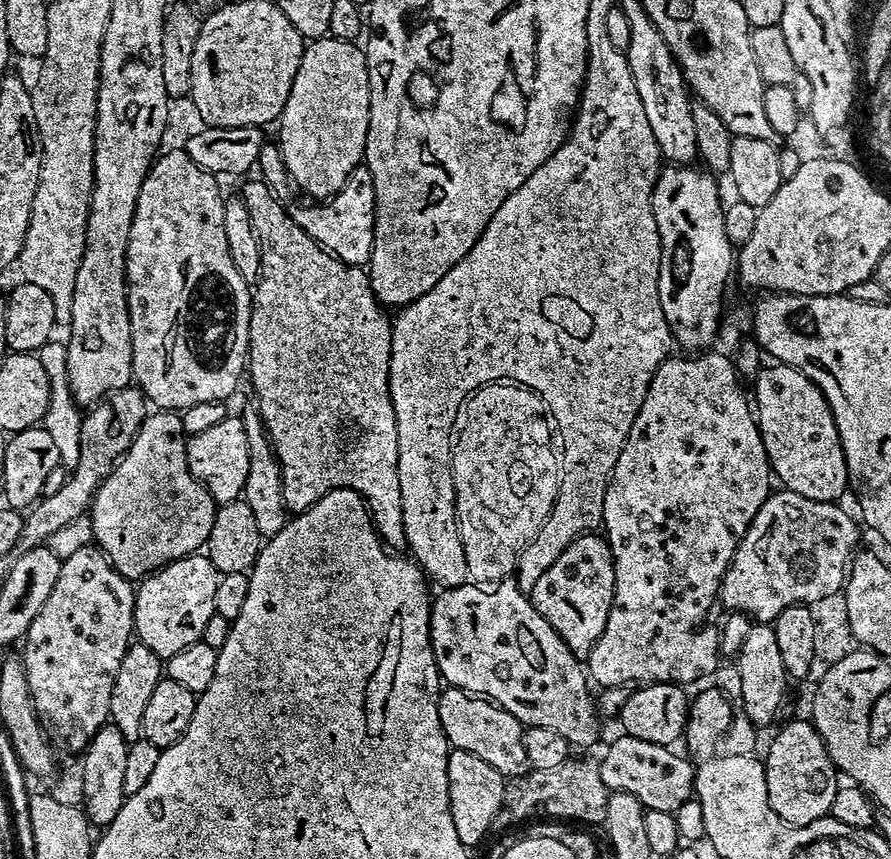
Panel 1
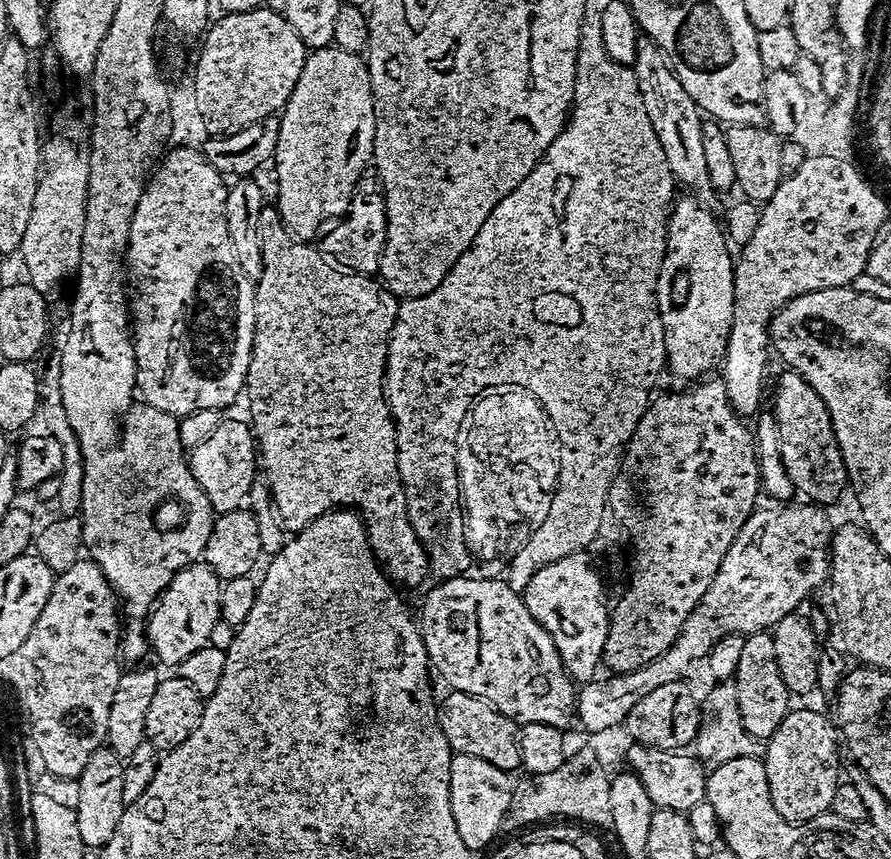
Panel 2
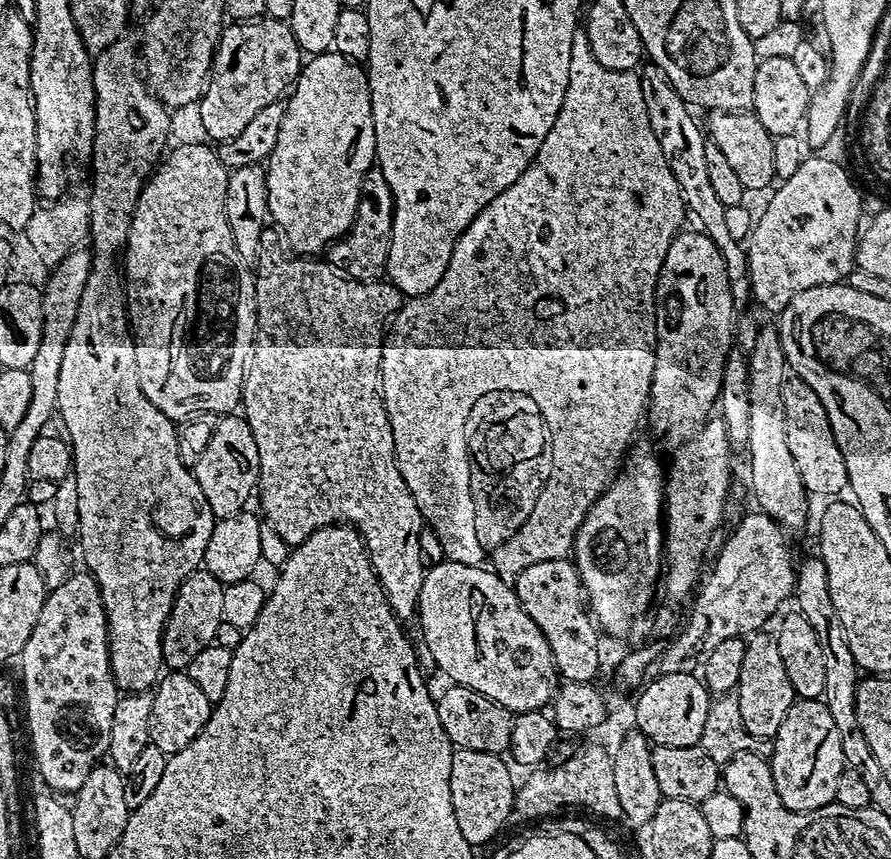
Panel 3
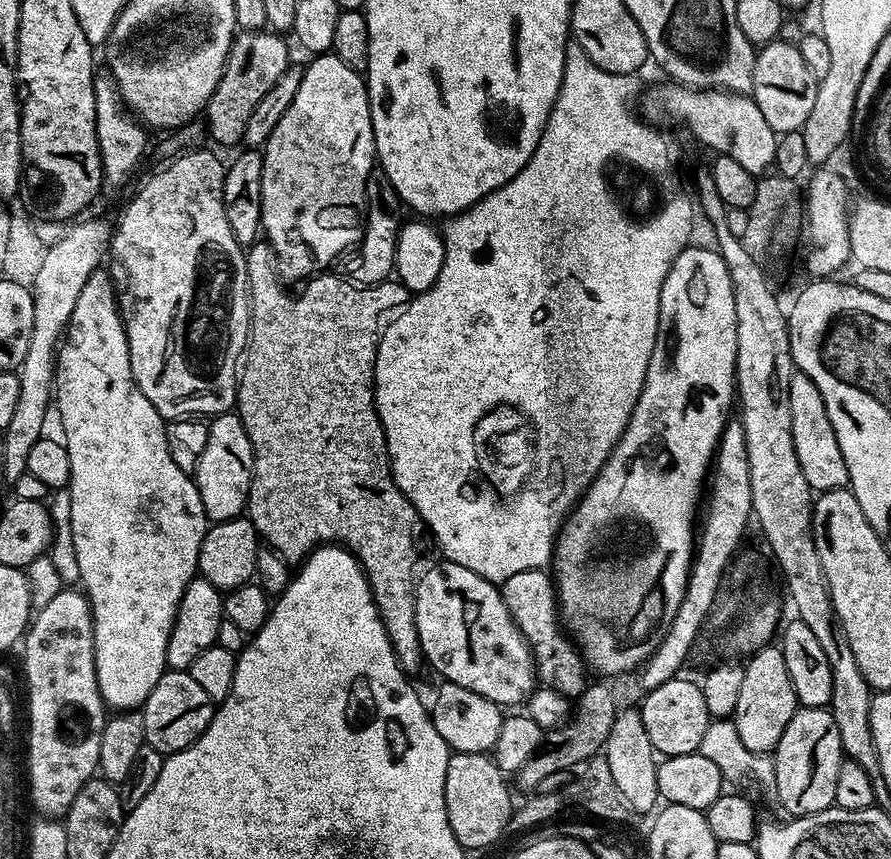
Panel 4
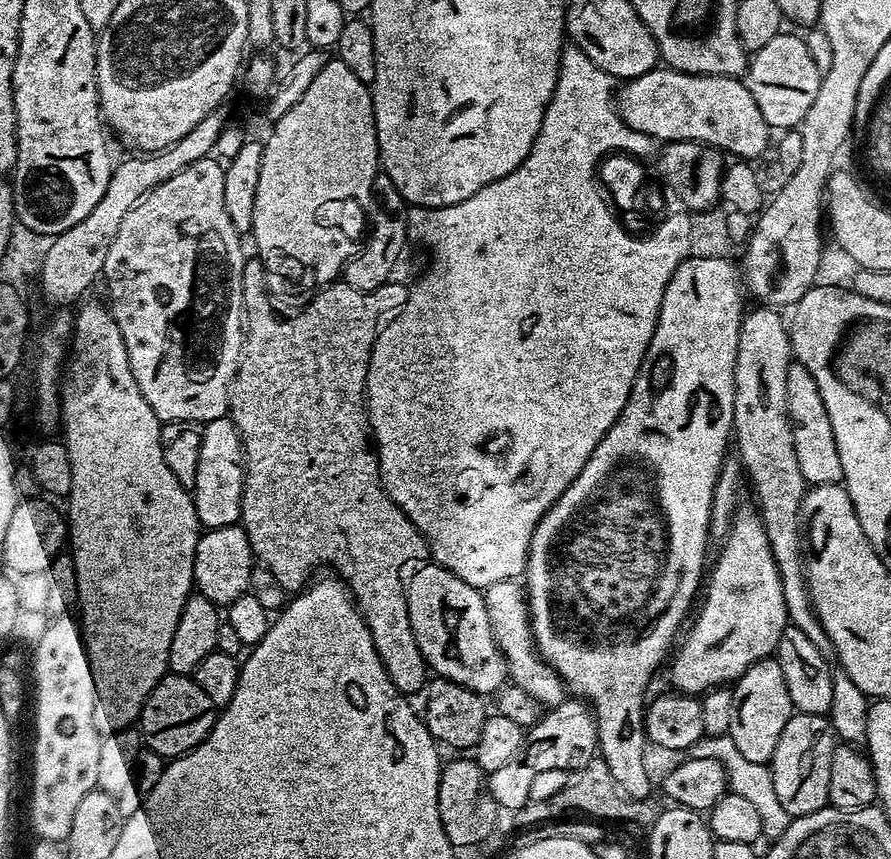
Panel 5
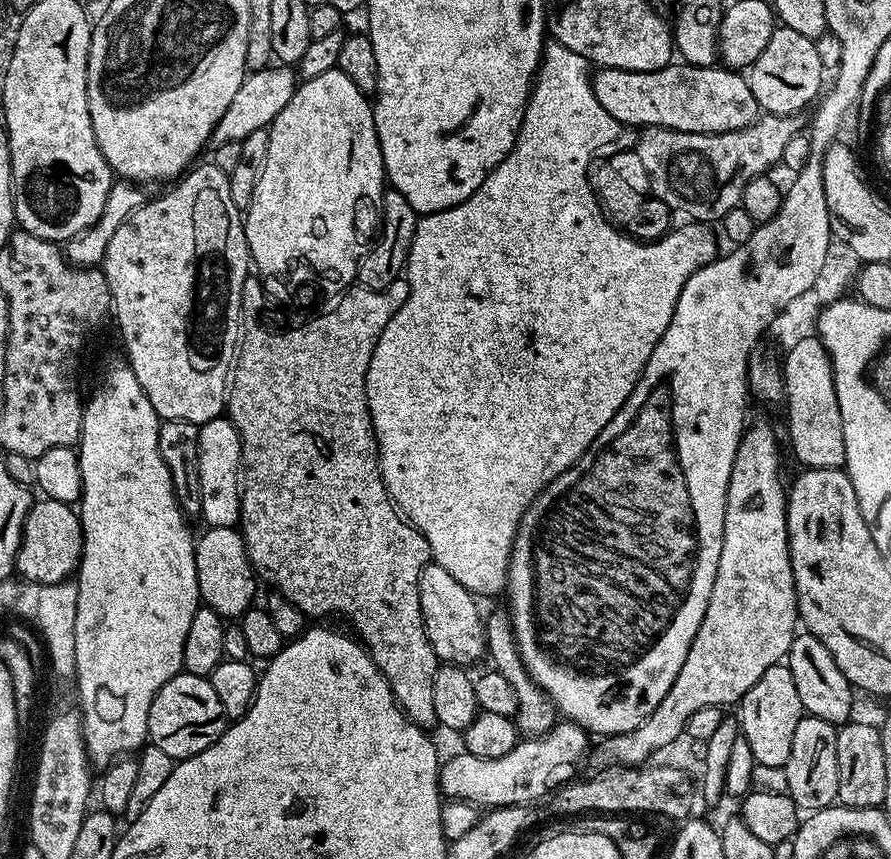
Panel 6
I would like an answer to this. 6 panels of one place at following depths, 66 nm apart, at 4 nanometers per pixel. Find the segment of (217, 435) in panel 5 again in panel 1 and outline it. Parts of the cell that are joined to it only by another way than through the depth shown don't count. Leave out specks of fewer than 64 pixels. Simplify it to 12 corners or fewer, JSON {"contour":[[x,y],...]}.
{"contour":[[244,421],[188,436],[192,476],[217,504],[241,499],[250,471]]}

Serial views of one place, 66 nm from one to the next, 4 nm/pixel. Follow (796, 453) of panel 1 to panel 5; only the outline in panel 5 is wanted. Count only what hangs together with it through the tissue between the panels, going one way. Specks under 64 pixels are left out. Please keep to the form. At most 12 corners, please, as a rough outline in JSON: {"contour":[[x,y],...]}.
{"contour":[[793,363],[788,411],[805,481],[841,483],[835,430],[807,367]]}

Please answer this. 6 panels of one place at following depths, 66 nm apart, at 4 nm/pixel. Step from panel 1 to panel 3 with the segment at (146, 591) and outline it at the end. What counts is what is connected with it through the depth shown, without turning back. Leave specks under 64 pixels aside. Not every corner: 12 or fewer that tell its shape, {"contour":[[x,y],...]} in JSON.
{"contour":[[191,572],[160,633],[164,664],[188,663],[222,629],[224,585]]}

